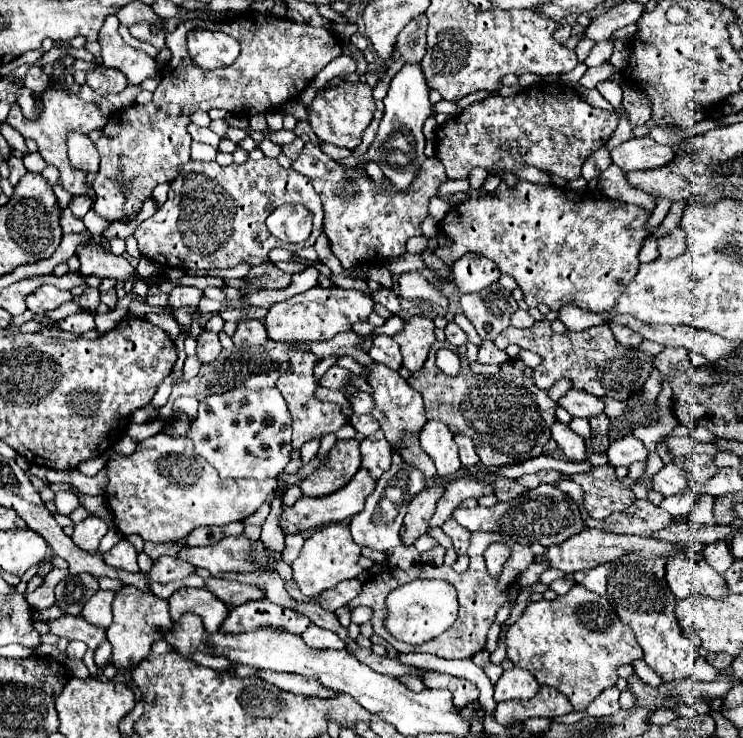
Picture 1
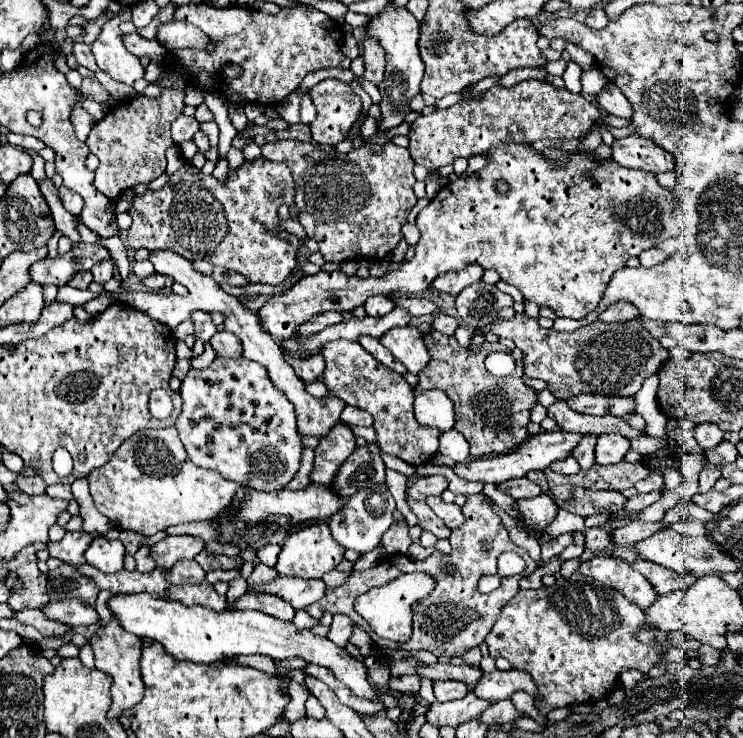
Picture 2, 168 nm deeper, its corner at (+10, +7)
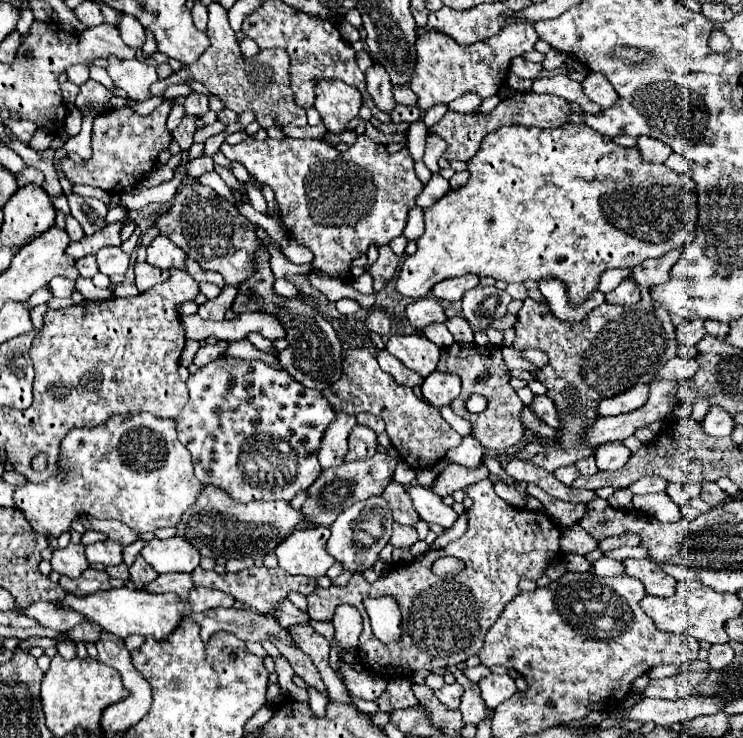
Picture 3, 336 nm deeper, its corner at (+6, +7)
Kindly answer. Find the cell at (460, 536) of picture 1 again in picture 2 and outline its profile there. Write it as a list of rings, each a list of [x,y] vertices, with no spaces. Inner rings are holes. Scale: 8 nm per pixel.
[[[406,498],[410,510],[416,514],[418,518],[418,526],[422,530],[430,530],[436,538],[450,538],[450,530],[442,524],[440,518],[436,518],[436,514],[426,506],[426,502],[418,502],[412,498]]]

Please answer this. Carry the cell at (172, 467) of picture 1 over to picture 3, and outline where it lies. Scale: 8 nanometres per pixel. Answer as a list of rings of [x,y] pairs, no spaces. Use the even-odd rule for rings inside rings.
[[[132,414],[132,416],[112,416],[108,422],[104,422],[104,424],[100,424],[100,426],[96,426],[96,428],[88,428],[88,430],[72,430],[64,440],[62,440],[62,456],[60,456],[60,466],[64,468],[64,472],[62,474],[58,474],[56,478],[50,478],[50,480],[46,480],[46,482],[40,482],[40,484],[32,484],[32,482],[28,482],[28,484],[24,484],[24,486],[18,486],[16,490],[14,490],[14,502],[16,502],[16,508],[26,516],[26,520],[28,520],[28,524],[32,526],[32,530],[34,532],[38,532],[38,534],[44,534],[44,536],[50,536],[50,538],[58,538],[62,532],[66,532],[68,528],[70,528],[70,522],[74,520],[74,518],[78,518],[80,514],[88,514],[88,516],[92,516],[92,518],[102,518],[102,520],[120,520],[120,522],[124,522],[126,526],[130,526],[132,530],[136,530],[136,532],[156,532],[158,528],[166,528],[166,526],[176,526],[180,520],[182,520],[182,516],[184,516],[184,512],[198,500],[198,496],[200,496],[200,492],[206,488],[204,484],[200,484],[198,480],[196,480],[196,476],[194,476],[194,468],[192,468],[192,460],[190,460],[190,452],[180,444],[180,440],[176,438],[176,422],[172,420],[172,418],[166,418],[166,420],[162,420],[162,418],[156,418],[156,416],[152,416],[152,414]]]

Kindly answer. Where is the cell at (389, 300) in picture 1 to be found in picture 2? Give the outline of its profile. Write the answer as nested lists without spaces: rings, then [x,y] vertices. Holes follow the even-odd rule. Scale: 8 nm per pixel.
[[[372,296],[366,300],[364,308],[366,308],[366,316],[372,316],[372,318],[380,318],[384,314],[388,314],[392,308],[394,308],[394,300],[388,298],[388,296]]]

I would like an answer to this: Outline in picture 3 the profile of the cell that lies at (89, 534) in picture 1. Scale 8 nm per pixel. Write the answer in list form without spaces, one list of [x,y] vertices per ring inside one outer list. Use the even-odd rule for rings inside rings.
[[[70,542],[66,548],[58,548],[52,554],[52,568],[58,574],[64,574],[68,578],[78,578],[86,568],[90,568],[86,554],[84,554],[84,544],[74,544]]]

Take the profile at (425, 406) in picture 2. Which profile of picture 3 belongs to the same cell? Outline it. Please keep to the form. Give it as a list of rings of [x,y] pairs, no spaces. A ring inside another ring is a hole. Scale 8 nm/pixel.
[[[432,372],[422,382],[422,396],[436,410],[450,406],[458,398],[458,394],[460,394],[460,378],[458,376]]]

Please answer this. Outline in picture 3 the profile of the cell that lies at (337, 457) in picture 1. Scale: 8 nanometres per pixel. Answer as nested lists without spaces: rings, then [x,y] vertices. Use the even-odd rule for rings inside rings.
[[[356,424],[354,430],[348,436],[348,454],[344,456],[344,462],[354,462],[354,460],[364,460],[376,454],[376,434],[368,426]]]

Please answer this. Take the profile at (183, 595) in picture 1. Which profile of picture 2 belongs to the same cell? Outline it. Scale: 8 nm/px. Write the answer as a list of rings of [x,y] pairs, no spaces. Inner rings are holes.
[[[196,584],[196,586],[170,586],[168,600],[178,600],[184,606],[206,606],[216,612],[226,610],[226,596],[216,594],[210,584]]]

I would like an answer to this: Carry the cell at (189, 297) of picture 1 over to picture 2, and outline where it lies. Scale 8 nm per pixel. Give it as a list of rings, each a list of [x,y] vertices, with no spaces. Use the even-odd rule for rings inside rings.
[[[150,274],[150,276],[146,276],[146,278],[142,278],[142,284],[148,288],[148,290],[152,290],[152,292],[160,292],[164,286],[172,286],[172,278],[168,278],[168,276],[160,276],[160,274]]]

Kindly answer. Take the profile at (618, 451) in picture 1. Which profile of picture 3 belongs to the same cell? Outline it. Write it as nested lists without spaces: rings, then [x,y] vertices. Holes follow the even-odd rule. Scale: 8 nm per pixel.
[[[608,442],[594,452],[594,458],[598,470],[616,470],[626,464],[626,460],[630,458],[630,450],[622,442]]]

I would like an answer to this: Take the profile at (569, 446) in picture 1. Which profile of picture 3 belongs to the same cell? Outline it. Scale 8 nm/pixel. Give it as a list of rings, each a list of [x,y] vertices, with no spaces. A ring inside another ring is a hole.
[[[570,464],[570,466],[562,466],[562,468],[556,468],[554,474],[556,474],[556,478],[558,478],[562,484],[566,484],[566,486],[570,486],[570,484],[580,476],[580,472],[578,472],[578,468],[576,468],[574,464]]]

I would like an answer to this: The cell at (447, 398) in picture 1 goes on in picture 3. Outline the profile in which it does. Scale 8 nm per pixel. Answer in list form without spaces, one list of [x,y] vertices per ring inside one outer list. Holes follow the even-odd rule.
[[[454,342],[452,346],[442,348],[440,352],[440,362],[438,362],[438,372],[448,372],[448,374],[458,374],[462,380],[462,394],[452,402],[452,410],[470,420],[472,424],[472,436],[488,450],[504,452],[510,450],[512,446],[518,446],[524,436],[526,428],[522,424],[522,400],[518,398],[516,390],[510,386],[510,370],[504,364],[500,346],[478,346],[478,344],[466,344],[466,342]],[[472,394],[480,394],[488,400],[488,406],[480,414],[472,414],[466,408],[466,402]]]

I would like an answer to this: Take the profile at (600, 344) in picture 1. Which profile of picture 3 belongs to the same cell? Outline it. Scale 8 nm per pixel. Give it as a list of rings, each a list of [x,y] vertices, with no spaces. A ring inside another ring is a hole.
[[[676,248],[662,258],[648,258],[634,268],[634,280],[640,284],[642,300],[632,308],[596,308],[588,314],[588,320],[580,324],[560,324],[556,316],[546,312],[546,306],[528,298],[524,300],[518,322],[514,326],[514,348],[538,348],[548,356],[548,364],[536,372],[538,380],[548,388],[548,398],[558,406],[562,428],[558,430],[558,448],[548,448],[542,456],[534,456],[532,462],[548,472],[560,466],[574,464],[576,460],[590,456],[592,450],[580,444],[582,430],[596,420],[596,404],[602,398],[610,398],[630,390],[636,384],[650,384],[656,370],[660,370],[670,358],[676,356],[678,340],[670,314],[664,308],[656,308],[646,288],[668,280],[668,272],[680,258],[682,248]]]

